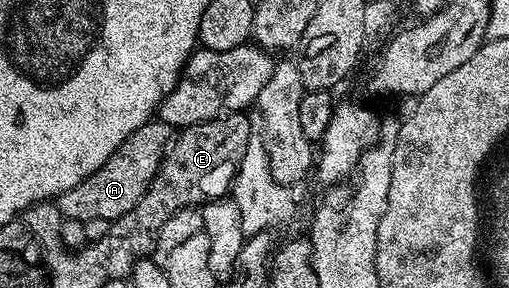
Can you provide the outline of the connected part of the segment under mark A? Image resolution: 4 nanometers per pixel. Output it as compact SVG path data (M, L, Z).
M151 119L132 131L132 135L128 135L128 139L124 139L124 143L116 147L114 154L96 172L88 175L88 179L76 183L72 191L64 191L56 198L63 218L82 222L88 219L108 219L112 222L128 215L128 211L132 211L132 207L136 207L136 203L140 203L140 199L148 191L171 141L170 126L157 119Z

